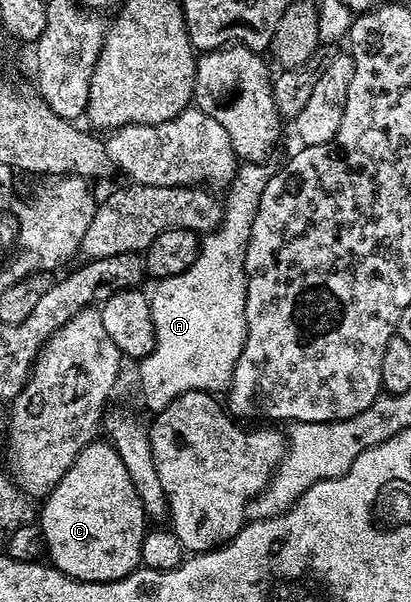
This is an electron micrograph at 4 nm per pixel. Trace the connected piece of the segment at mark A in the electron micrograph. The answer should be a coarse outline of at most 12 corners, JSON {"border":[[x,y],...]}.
{"border":[[239,164],[217,228],[149,294],[153,411],[229,390],[246,242],[269,164]]}

